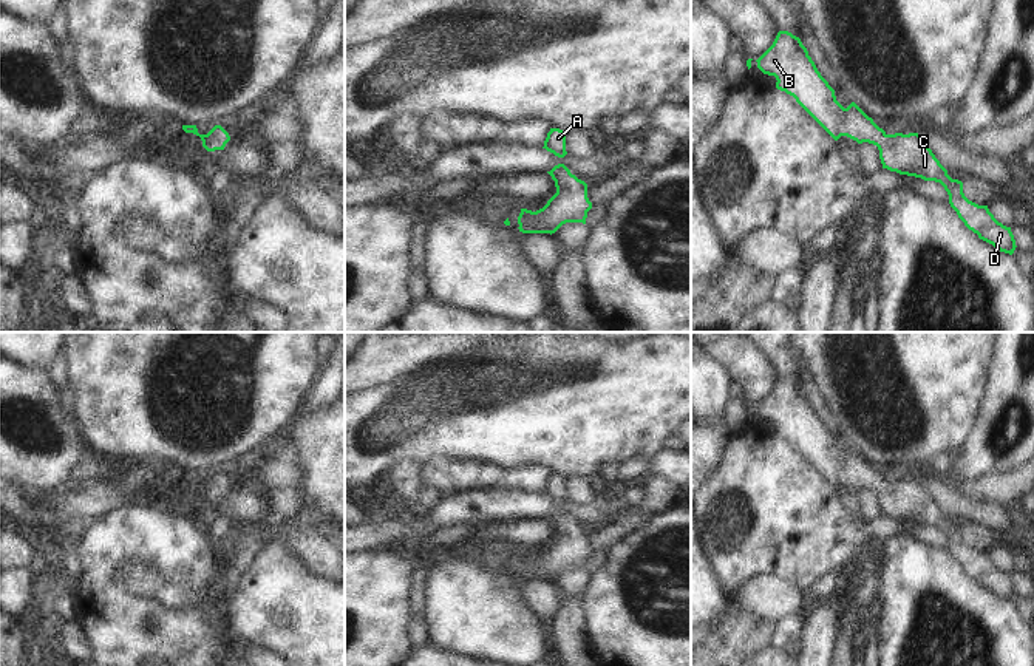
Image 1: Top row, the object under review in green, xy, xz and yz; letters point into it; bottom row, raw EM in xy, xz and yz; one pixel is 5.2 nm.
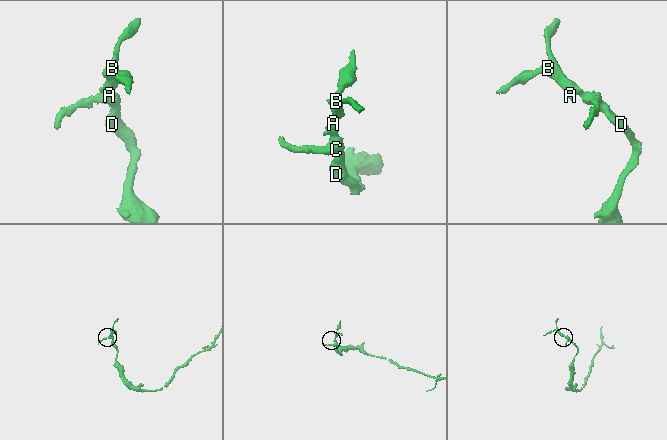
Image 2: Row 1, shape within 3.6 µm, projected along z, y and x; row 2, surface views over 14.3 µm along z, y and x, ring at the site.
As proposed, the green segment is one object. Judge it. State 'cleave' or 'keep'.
keep

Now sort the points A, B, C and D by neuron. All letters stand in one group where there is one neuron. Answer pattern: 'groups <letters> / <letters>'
groups A B C D

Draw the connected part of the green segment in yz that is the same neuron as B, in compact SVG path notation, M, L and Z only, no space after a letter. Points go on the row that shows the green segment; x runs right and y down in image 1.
M779 31L756 62L764 74L776 77L776 88L793 96L835 141L847 136L858 144L873 144L879 150L883 168L940 182L949 195L951 207L969 230L1000 252L1014 253L1017 246L1011 227L998 223L988 206L964 196L963 182L947 175L918 133L887 134L855 102L844 108L836 100L835 90L821 76L799 37Z

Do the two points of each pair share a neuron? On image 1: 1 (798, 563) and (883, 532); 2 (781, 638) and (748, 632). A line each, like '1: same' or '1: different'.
1: same
2: different

